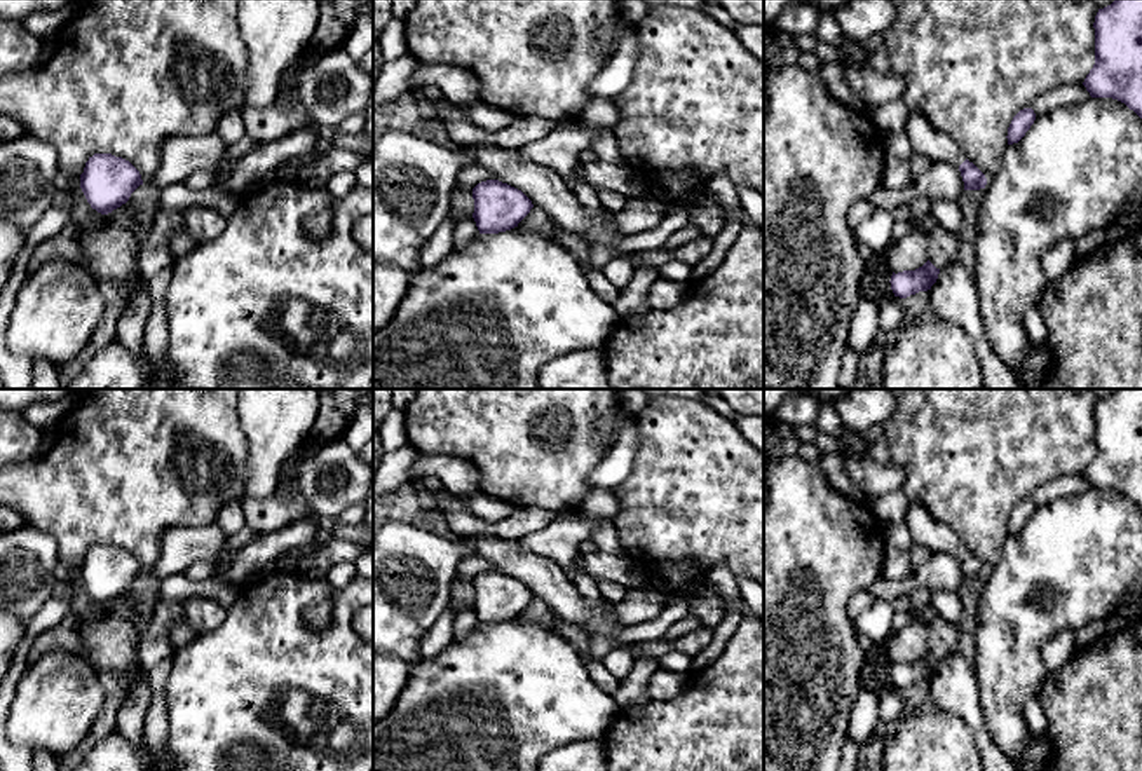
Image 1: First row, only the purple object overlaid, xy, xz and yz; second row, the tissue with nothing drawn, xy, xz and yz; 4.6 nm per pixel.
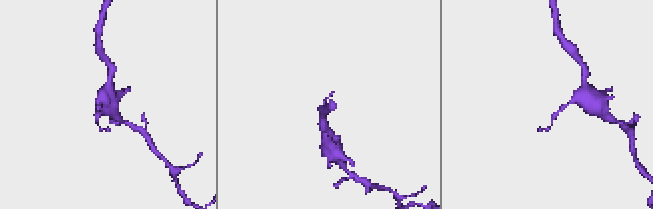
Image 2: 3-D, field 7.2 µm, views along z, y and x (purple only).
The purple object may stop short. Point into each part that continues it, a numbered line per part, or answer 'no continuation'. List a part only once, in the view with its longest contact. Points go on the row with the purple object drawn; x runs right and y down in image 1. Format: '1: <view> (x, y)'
1: yz (928, 142)

